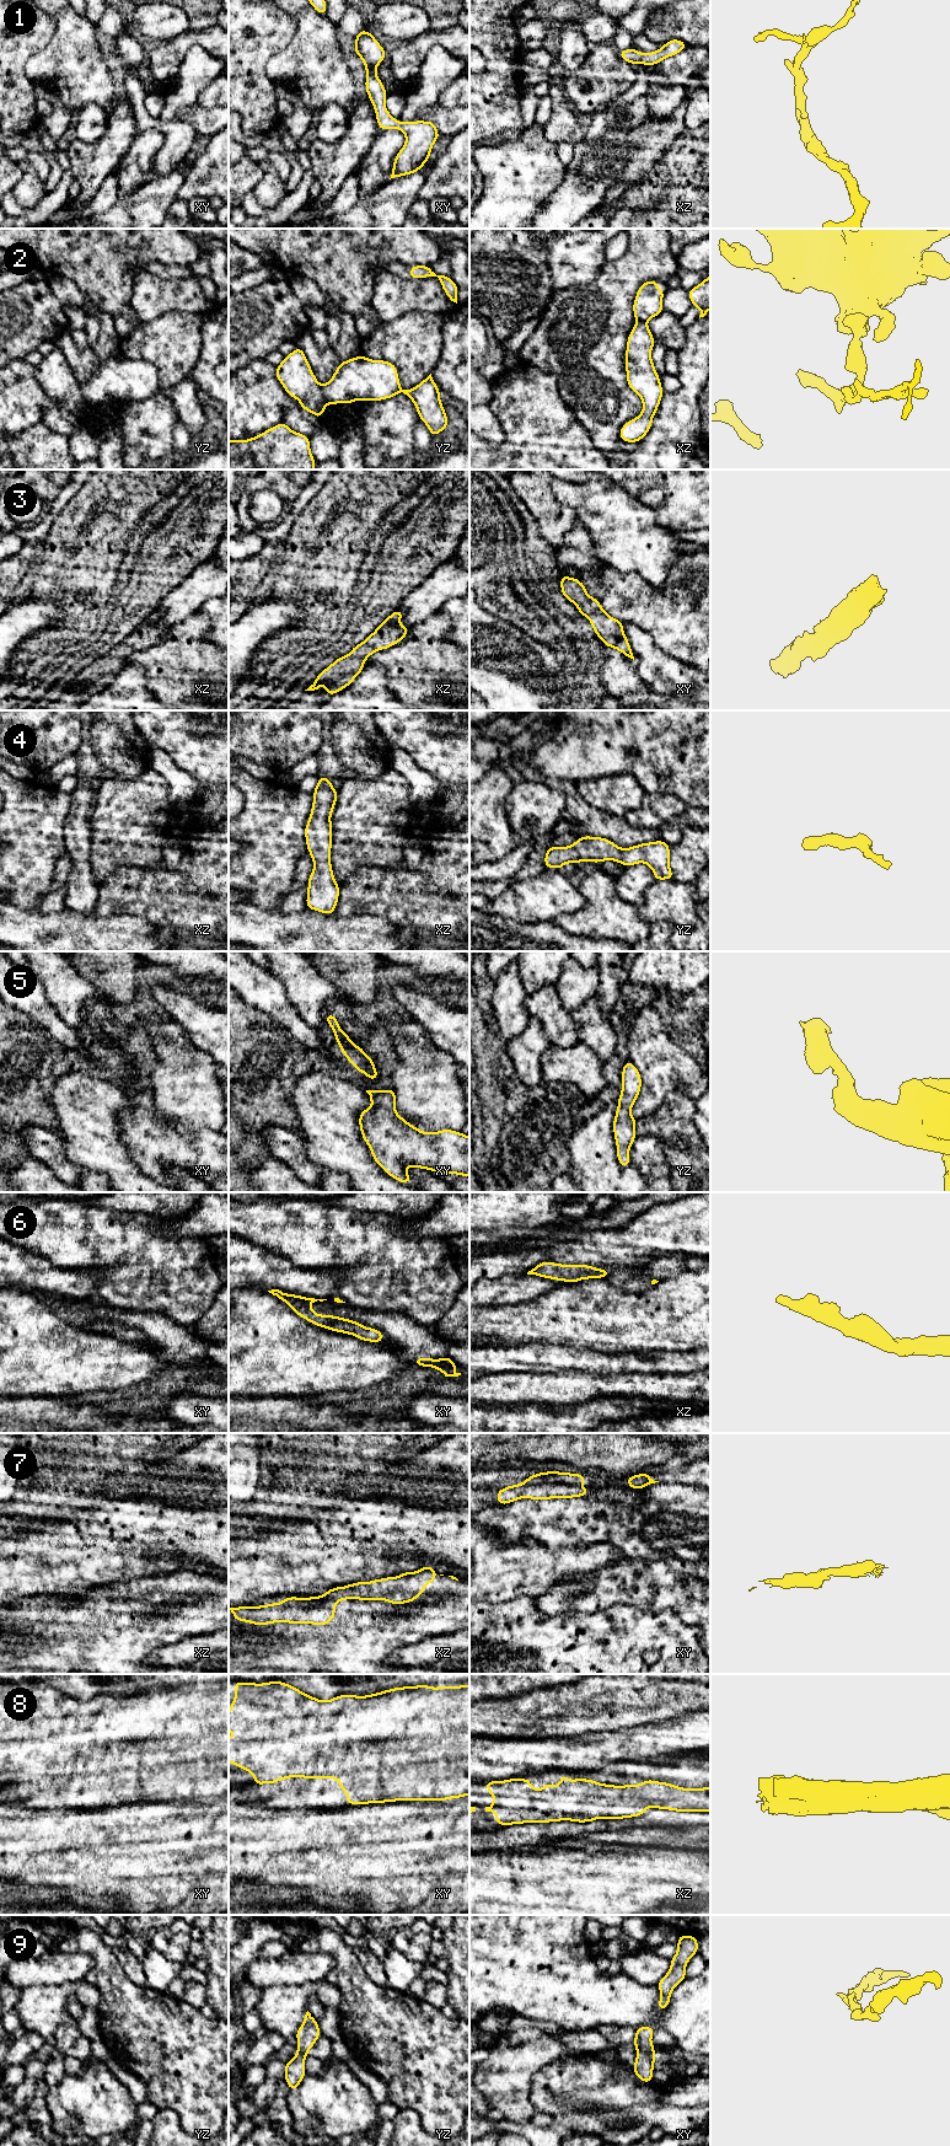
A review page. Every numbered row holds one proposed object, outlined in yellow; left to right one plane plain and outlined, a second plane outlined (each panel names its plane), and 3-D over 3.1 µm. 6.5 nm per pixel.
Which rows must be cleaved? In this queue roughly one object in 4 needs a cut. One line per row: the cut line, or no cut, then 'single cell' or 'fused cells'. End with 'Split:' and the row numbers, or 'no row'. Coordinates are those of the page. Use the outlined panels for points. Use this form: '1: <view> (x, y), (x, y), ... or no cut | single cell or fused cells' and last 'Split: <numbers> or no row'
1: no cut | single cell
2: yz (321, 386), (321, 391), (328, 402) | fused cells
3: no cut | single cell
4: no cut | single cell
5: no cut | single cell
6: no cut | single cell
7: xy (521, 1484), (578, 1485) | fused cells
8: no cut | single cell
9: no cut | single cell
Split: 2, 7

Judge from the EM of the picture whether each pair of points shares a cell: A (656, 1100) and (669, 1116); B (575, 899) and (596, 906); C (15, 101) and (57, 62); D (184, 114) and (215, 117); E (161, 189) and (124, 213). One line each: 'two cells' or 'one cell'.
A: two cells
B: two cells
C: two cells
D: one cell
E: one cell

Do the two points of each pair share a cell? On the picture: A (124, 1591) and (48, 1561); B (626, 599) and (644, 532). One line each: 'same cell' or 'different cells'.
A: different cells
B: different cells

